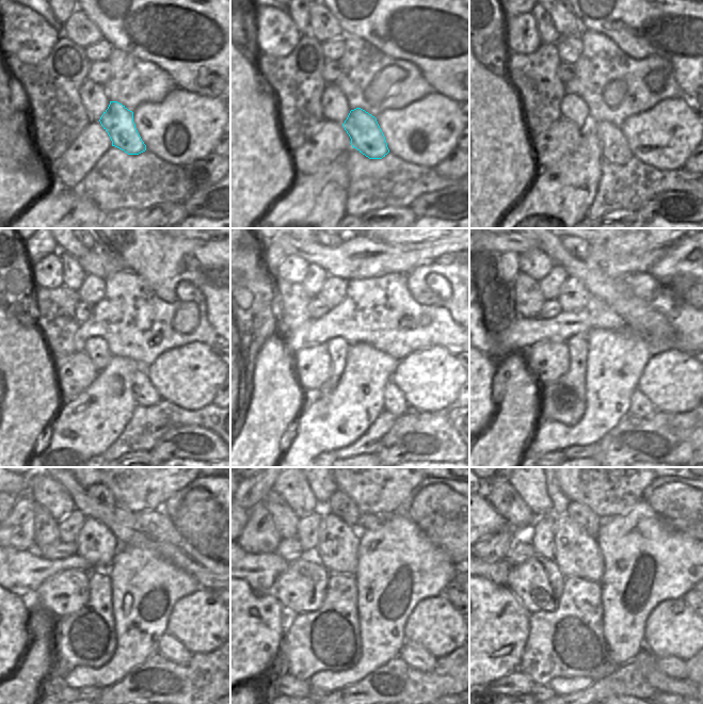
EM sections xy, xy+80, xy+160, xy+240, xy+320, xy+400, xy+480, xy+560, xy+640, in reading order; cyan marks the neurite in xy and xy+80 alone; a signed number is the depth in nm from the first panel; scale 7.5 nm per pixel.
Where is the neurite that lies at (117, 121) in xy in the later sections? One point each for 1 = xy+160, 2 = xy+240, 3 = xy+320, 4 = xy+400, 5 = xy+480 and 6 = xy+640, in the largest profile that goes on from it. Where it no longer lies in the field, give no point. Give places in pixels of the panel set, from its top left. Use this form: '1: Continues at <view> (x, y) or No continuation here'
1: Continues at xy+160 (616, 149)
2: Continues at xy+240 (145, 395)
3: Continues at xy+320 (394, 401)
4: Continues at xy+400 (640, 405)
5: Continues at xy+480 (169, 646)
6: Continues at xy+640 (673, 667).

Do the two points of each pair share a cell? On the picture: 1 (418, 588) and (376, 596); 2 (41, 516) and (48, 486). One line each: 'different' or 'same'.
1: same
2: different

